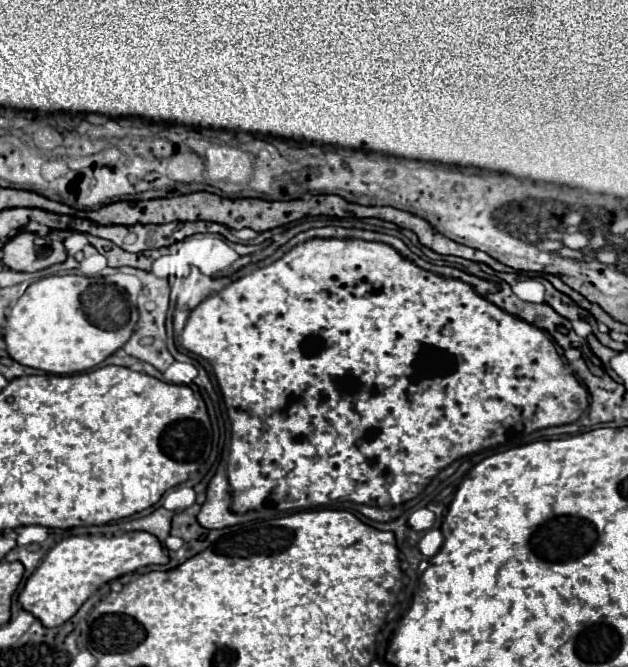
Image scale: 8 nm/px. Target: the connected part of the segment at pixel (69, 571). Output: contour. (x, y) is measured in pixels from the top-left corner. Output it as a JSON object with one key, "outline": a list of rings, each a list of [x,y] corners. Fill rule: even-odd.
{"outline":[[[128,531],[118,537],[104,535],[70,535],[56,543],[44,557],[40,567],[26,579],[22,593],[18,595],[20,605],[30,611],[44,627],[58,627],[66,623],[82,603],[104,583],[134,573],[138,567],[146,565],[166,565],[168,553],[162,543],[146,531]]]}

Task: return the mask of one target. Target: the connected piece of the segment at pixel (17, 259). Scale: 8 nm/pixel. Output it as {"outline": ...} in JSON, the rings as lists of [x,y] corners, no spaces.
{"outline":[[[20,231],[16,237],[8,239],[6,245],[2,247],[2,253],[4,253],[2,263],[14,271],[34,273],[34,271],[46,269],[54,263],[66,261],[66,249],[64,249],[62,241],[54,241],[54,239],[46,237],[46,245],[36,247],[34,237],[36,237],[36,233]]]}

